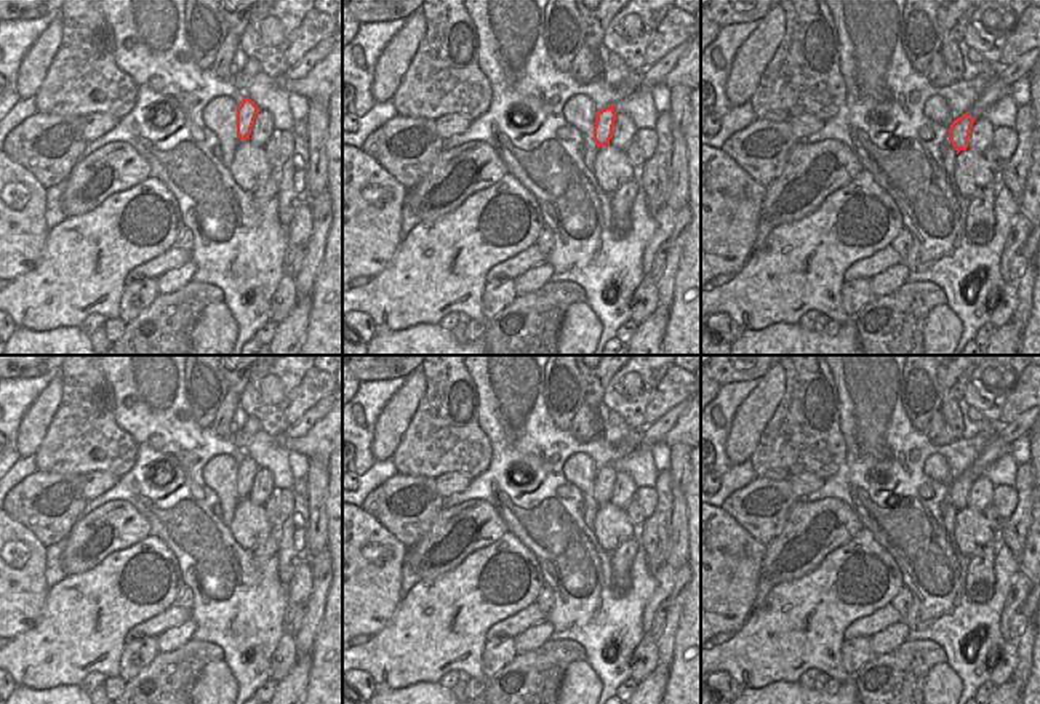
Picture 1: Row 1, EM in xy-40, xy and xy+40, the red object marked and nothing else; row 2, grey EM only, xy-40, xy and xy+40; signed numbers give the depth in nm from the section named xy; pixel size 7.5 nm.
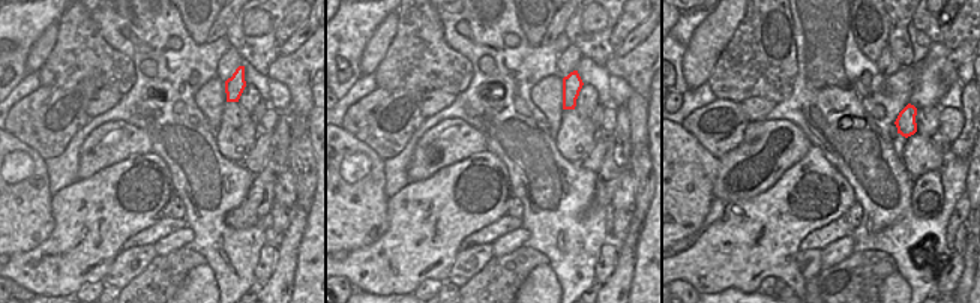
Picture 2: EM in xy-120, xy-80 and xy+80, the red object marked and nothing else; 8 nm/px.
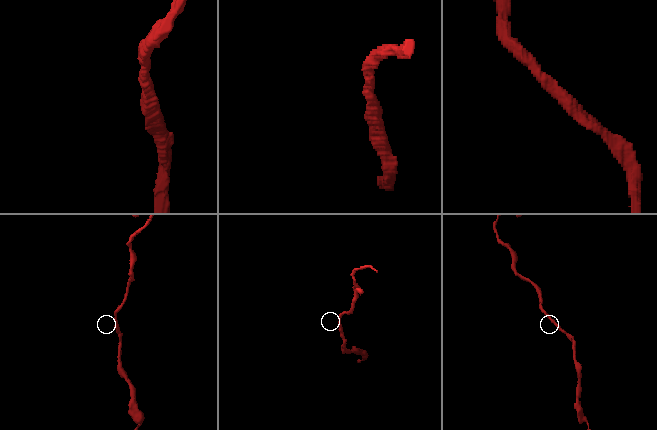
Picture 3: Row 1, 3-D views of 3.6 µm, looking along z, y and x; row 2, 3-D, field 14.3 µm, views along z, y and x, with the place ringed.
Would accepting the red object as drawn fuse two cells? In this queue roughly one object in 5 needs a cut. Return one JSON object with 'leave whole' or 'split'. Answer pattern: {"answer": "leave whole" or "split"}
{"answer": "leave whole"}

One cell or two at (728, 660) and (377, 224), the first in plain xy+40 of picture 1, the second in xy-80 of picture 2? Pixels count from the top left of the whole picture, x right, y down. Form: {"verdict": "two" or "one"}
{"verdict": "two"}

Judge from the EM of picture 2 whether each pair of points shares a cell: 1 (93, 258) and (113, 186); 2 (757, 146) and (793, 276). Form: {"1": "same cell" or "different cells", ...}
{"1": "same cell", "2": "different cells"}

